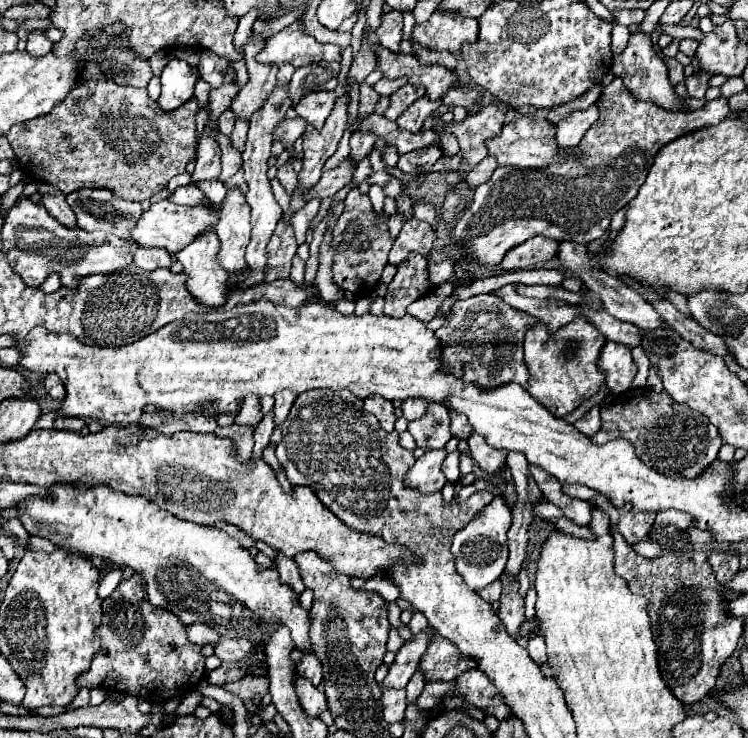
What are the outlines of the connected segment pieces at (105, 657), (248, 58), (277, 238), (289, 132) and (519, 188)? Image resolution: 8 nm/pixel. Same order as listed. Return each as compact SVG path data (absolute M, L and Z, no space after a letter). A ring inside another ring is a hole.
M138 575L122 581L110 599L104 601L98 631L102 649L94 655L90 671L78 677L80 687L102 687L146 699L148 703L162 703L196 691L206 673L206 657L198 645L188 641L186 625L174 613L148 603L144 583Z
M254 37L244 45L244 63L248 67L248 83L240 89L240 93L232 101L232 111L238 119L250 119L258 107L262 107L264 99L270 95L270 91L276 87L276 73L278 67L270 67L256 61L258 49L262 49L262 43L266 43L266 37Z
M284 221L278 223L276 233L272 235L268 243L268 269L266 269L266 281L282 279L290 275L290 261L296 253L296 237L292 227L288 227Z
M296 117L296 119L282 119L276 127L274 127L274 133L272 133L272 139L274 141L282 141L286 151L290 153L290 157L294 157L294 141L298 137L302 137L302 133L306 131L306 121L302 117Z
M612 79L612 83L604 87L604 93L608 96L600 96L595 103L599 119L586 131L582 143L574 147L574 151L588 155L584 161L568 161L542 169L498 167L490 181L478 185L474 201L452 229L452 239L466 243L478 263L498 265L506 251L536 235L580 245L600 239L610 225L610 215L626 207L638 195L656 153L666 143L704 127L718 125L730 115L726 97L708 101L698 111L672 113L650 101L634 99L622 79Z

